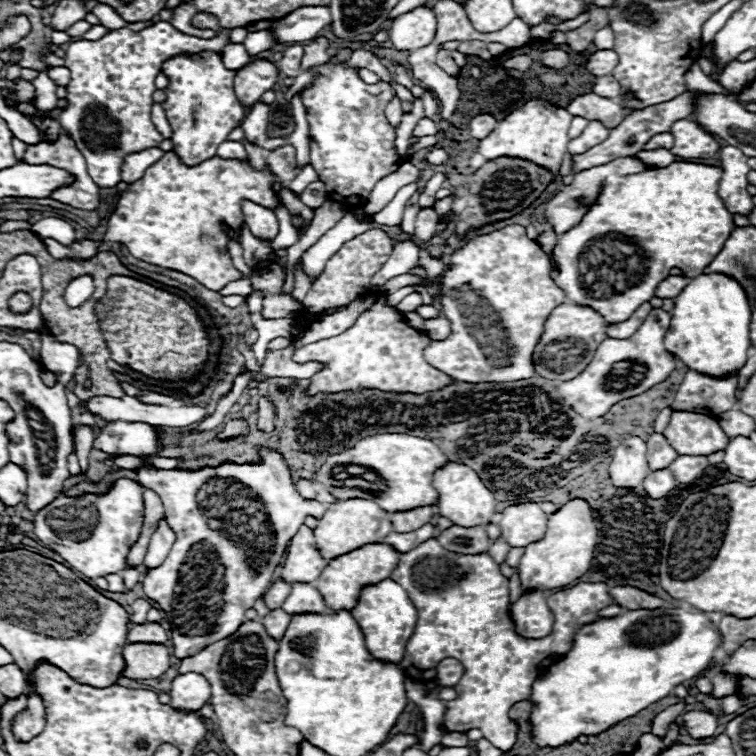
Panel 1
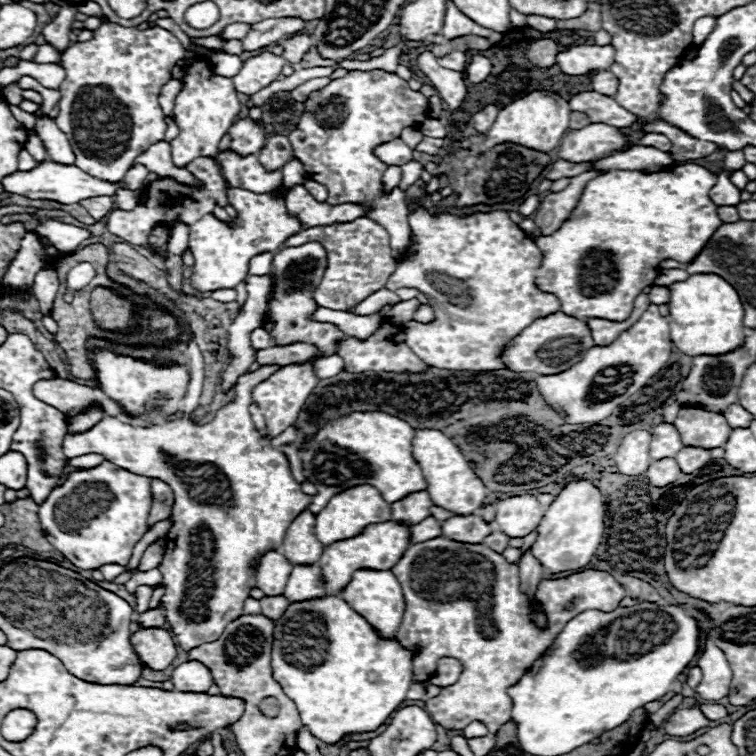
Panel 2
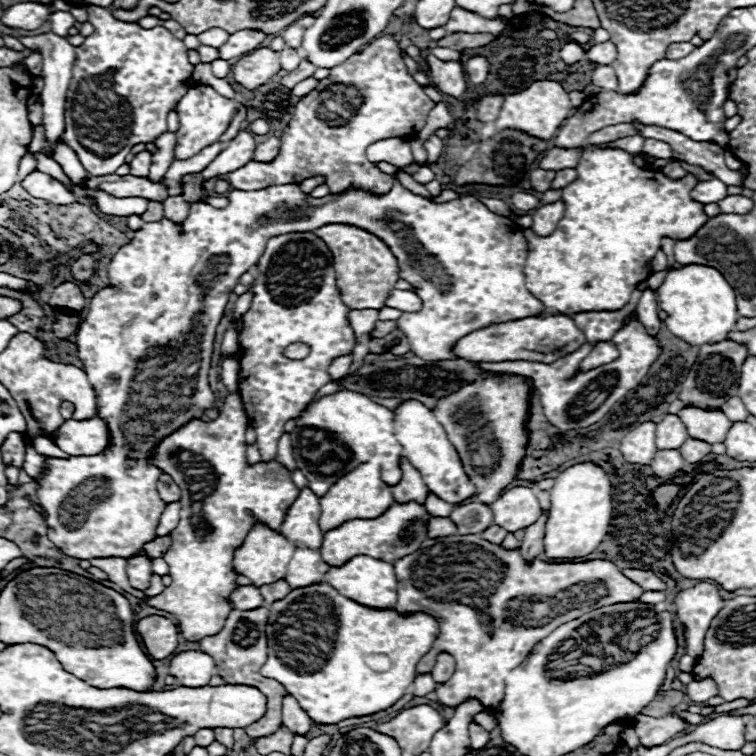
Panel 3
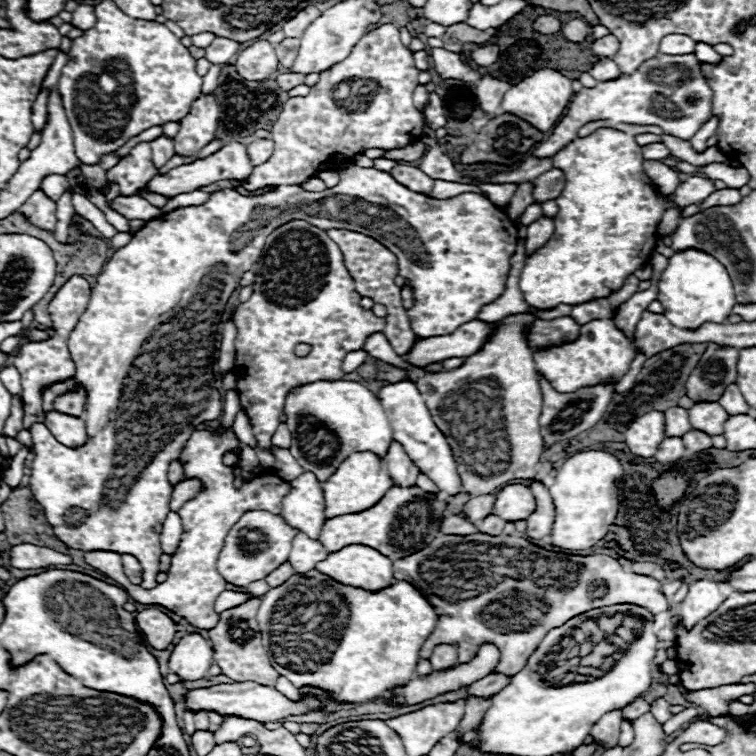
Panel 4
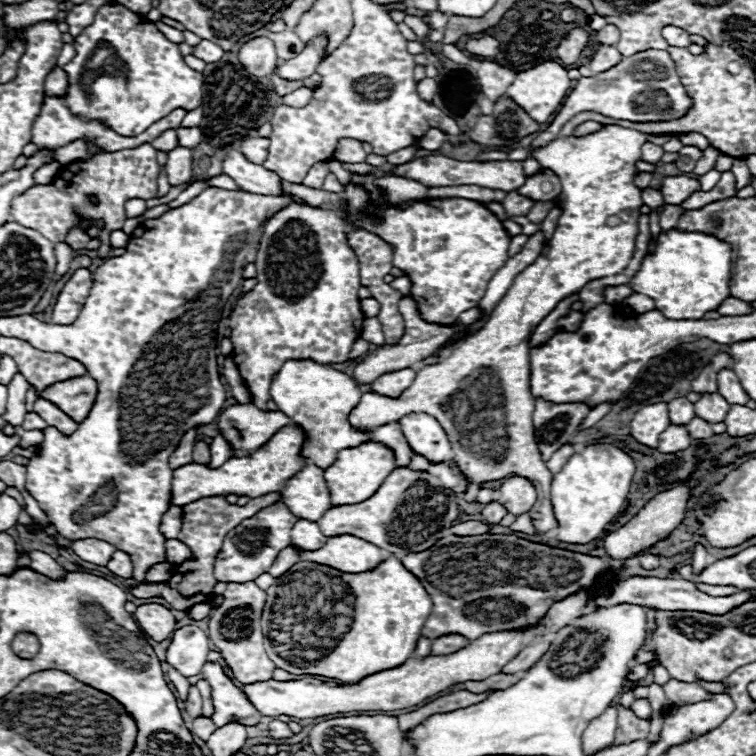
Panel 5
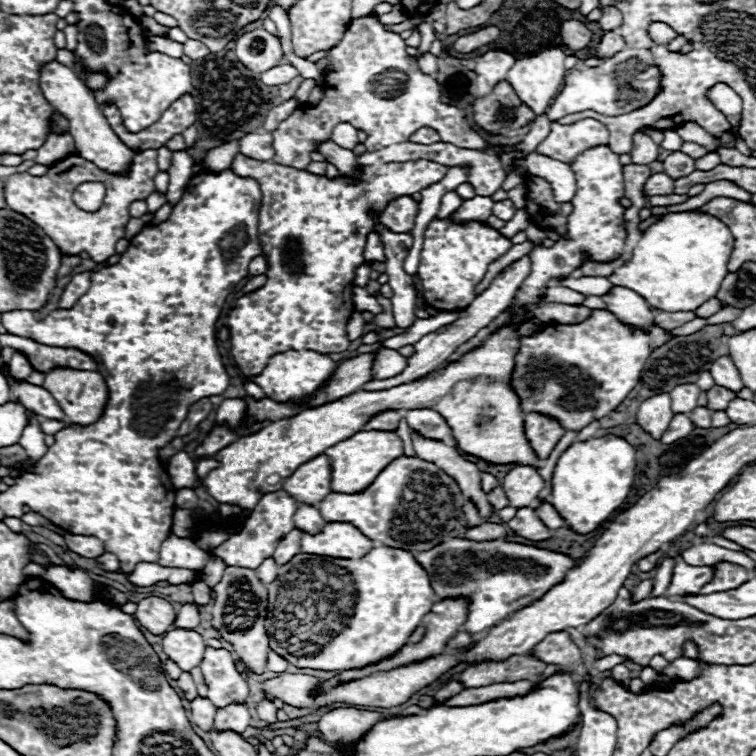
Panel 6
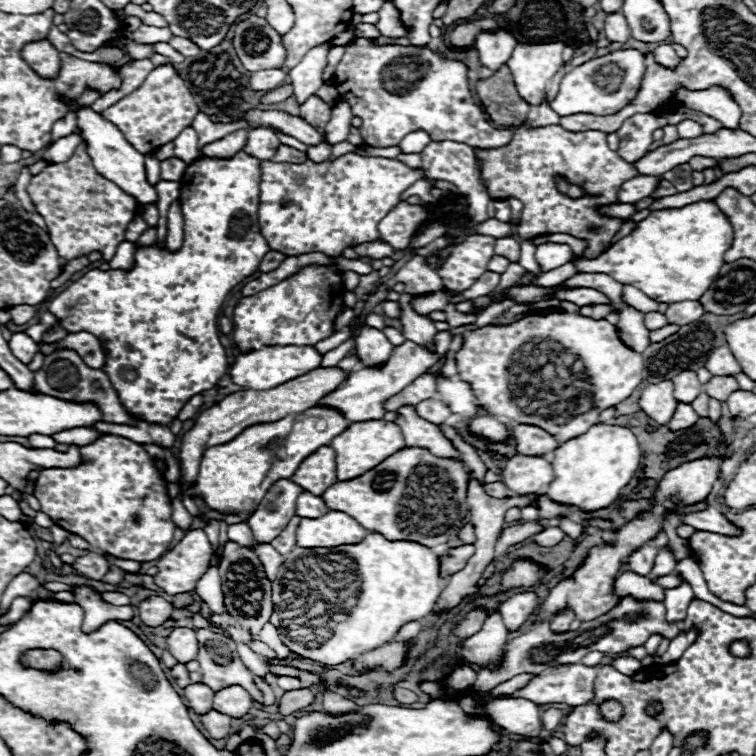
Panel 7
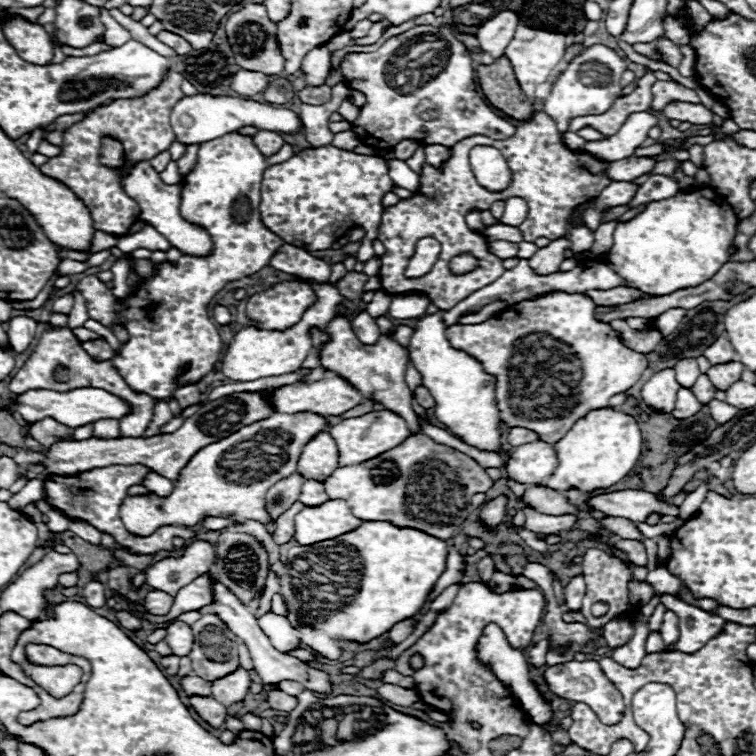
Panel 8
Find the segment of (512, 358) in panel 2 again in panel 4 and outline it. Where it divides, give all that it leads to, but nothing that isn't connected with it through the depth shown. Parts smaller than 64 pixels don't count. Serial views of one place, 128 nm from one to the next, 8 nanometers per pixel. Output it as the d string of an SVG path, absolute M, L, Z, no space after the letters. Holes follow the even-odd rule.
M562 316L554 320L536 320L530 328L528 342L532 348L546 348L552 344L572 342L580 336L580 324L572 316ZM472 320L470 324L462 324L452 334L432 336L432 338L416 338L410 352L404 356L410 364L422 366L430 362L440 362L456 356L472 356L478 352L490 332L490 324Z

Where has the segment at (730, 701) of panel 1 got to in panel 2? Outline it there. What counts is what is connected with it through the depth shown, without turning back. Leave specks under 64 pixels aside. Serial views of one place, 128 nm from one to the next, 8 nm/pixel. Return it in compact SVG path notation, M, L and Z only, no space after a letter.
M703 704L699 708L712 721L721 719L729 714L727 709L720 704Z

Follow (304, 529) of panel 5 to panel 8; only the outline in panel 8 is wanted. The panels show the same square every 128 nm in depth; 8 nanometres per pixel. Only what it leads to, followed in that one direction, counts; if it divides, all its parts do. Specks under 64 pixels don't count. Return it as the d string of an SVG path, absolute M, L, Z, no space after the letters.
M306 480L302 484L302 492L300 492L300 498L298 498L304 506L318 506L318 504L324 504L328 500L326 496L326 490L324 490L324 482L318 482L318 480Z

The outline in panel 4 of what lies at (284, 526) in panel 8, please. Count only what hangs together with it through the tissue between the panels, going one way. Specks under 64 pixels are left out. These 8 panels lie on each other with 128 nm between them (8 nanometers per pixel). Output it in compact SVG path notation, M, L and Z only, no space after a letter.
M286 560L286 564L280 564L270 576L266 576L266 582L270 584L270 588L274 588L274 586L278 586L278 584L282 584L288 576L292 576L294 574L294 568L290 566L290 562Z

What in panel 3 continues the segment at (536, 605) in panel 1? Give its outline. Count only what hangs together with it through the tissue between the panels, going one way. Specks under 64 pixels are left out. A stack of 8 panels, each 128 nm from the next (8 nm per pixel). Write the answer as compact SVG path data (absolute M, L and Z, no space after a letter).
M542 512L542 516L530 528L526 528L526 536L524 536L524 542L522 542L522 556L542 558L546 520L548 520L548 512Z

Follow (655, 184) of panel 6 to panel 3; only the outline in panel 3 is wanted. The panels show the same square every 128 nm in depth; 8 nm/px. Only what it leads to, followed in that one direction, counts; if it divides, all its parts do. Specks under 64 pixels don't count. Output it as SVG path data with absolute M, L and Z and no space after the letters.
M712 178L712 180L702 180L698 186L694 186L690 196L692 196L692 200L698 200L702 204L710 204L710 202L718 202L718 200L726 198L728 192L726 192L724 182Z

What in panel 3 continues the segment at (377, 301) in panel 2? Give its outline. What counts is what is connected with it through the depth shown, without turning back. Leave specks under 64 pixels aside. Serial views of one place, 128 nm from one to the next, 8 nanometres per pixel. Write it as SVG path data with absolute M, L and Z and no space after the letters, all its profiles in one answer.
M394 290L386 300L386 306L398 308L400 312L416 312L420 310L420 298L412 290Z

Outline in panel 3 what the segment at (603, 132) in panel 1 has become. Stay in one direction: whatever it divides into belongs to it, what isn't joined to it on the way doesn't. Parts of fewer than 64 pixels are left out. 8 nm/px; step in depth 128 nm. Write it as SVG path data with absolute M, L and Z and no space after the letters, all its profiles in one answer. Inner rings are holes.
M628 136L628 138L620 138L620 140L616 140L616 142L610 142L610 144L622 148L622 150L628 150L628 152L632 152L632 154L638 154L638 152L642 152L644 140L646 140L644 136ZM552 148L546 150L544 156L538 160L538 168L546 168L546 170L562 170L562 168L574 168L578 164L580 158L580 148L572 148L572 150L562 150L562 148Z

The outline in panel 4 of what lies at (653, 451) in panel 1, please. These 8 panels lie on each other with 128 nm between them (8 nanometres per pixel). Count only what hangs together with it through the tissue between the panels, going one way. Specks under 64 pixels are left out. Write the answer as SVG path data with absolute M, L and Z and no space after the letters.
M674 406L664 412L666 416L666 436L684 436L690 432L690 420L688 420L688 410Z

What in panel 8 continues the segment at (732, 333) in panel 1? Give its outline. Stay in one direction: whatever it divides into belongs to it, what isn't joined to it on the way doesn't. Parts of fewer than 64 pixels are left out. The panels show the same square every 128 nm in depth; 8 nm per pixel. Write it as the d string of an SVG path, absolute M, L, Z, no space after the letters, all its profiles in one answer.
M710 186L688 192L680 190L672 198L648 202L646 210L636 214L632 220L618 224L612 234L614 246L610 248L608 256L604 256L604 262L608 262L614 272L618 272L626 282L640 288L642 292L652 296L664 296L676 292L678 288L690 288L710 280L710 276L714 276L720 266L728 262L728 248L734 240L736 226L736 212Z

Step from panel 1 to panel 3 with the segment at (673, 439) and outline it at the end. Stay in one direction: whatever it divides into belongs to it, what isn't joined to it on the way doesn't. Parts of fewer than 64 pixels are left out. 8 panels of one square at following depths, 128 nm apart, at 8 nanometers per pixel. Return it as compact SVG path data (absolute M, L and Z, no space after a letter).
M682 408L678 412L678 418L682 418L688 436L696 440L704 440L708 444L724 442L728 428L732 422L726 418L722 410L702 410L702 408Z

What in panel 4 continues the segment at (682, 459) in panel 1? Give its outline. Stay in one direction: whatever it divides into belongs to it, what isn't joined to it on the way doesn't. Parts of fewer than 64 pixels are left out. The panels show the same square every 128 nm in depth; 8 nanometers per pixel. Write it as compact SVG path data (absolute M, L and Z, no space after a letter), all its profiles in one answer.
M688 432L686 436L682 436L682 440L684 440L684 444L686 444L686 448L688 450L692 450L692 452L702 452L702 450L708 450L708 448L712 448L712 436L706 436L706 434L702 434L702 432Z

